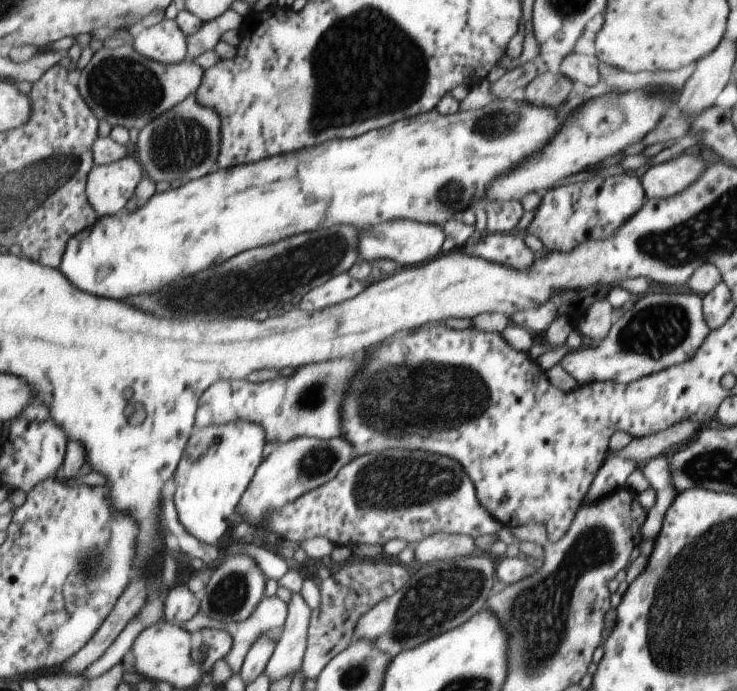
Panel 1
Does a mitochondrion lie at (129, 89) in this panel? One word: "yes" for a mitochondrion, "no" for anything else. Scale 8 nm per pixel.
yes

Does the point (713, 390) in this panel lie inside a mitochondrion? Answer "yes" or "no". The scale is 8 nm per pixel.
no

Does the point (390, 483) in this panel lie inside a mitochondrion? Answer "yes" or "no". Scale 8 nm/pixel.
yes

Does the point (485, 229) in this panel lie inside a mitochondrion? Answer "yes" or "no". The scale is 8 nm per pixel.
no

